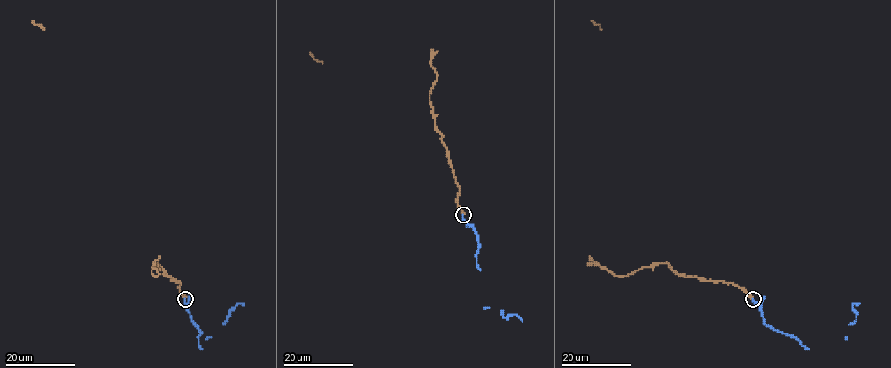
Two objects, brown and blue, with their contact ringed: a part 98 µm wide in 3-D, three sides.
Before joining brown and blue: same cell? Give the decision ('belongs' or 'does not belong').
does not belong

